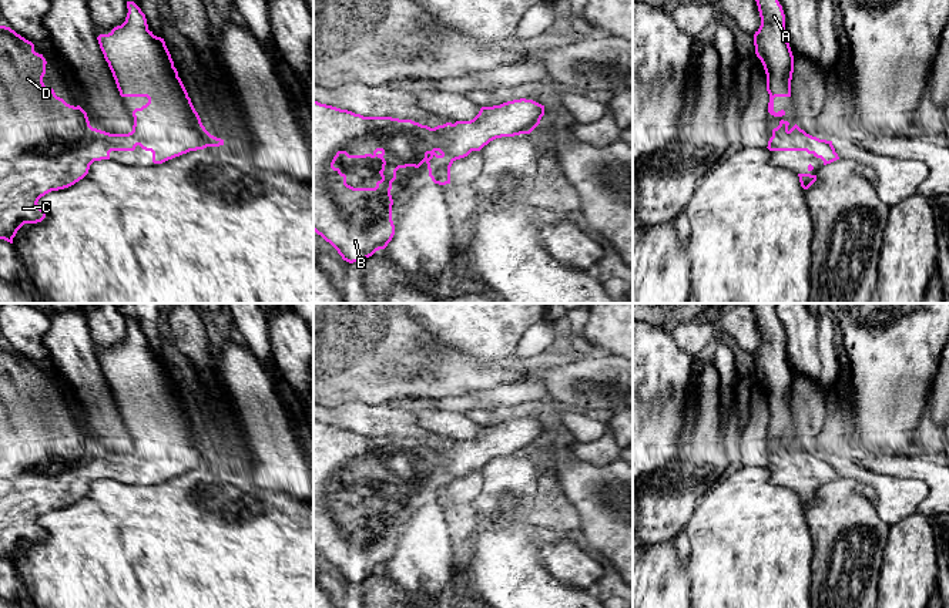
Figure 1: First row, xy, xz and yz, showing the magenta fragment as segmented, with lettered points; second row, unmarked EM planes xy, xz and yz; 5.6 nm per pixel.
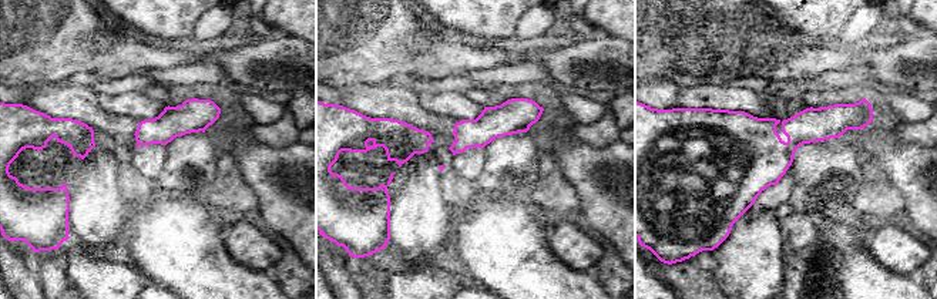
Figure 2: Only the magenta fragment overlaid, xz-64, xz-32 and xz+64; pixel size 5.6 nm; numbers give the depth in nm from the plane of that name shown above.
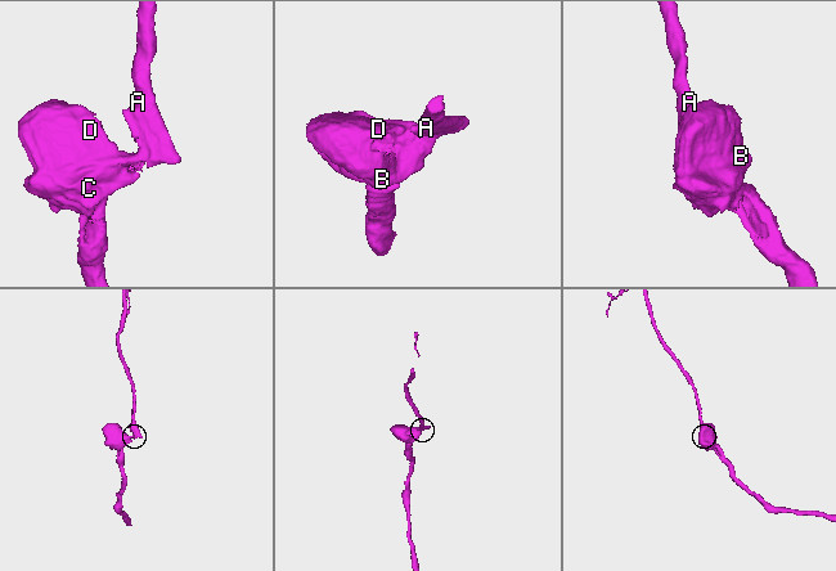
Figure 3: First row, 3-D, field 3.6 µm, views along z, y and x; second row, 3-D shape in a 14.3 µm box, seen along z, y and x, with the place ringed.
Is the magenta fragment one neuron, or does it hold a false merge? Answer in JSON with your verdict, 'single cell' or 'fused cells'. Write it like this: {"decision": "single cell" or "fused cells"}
{"decision": "single cell"}

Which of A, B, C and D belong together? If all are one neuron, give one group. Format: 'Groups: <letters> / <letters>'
Groups: A B C D

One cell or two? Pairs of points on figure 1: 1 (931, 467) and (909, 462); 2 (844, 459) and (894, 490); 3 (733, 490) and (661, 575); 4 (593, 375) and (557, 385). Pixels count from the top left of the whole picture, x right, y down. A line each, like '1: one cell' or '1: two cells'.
1: one cell
2: one cell
3: two cells
4: one cell

